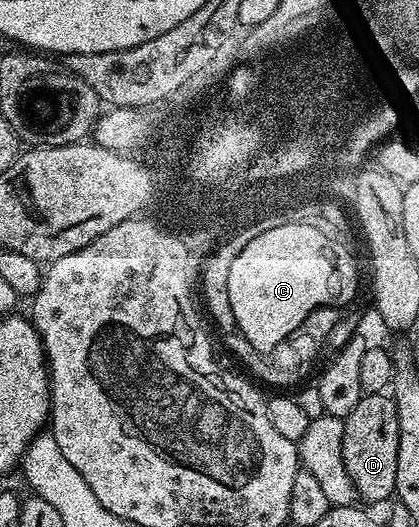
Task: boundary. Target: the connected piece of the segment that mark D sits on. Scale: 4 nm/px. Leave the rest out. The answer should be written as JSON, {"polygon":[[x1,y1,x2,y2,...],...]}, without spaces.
{"polygon":[[363,395,356,410,352,410,352,414,348,414,344,419,346,425,342,457,355,493,361,499,363,496,367,505,378,504,389,496,393,497,398,457,398,407,394,404,393,395]]}

